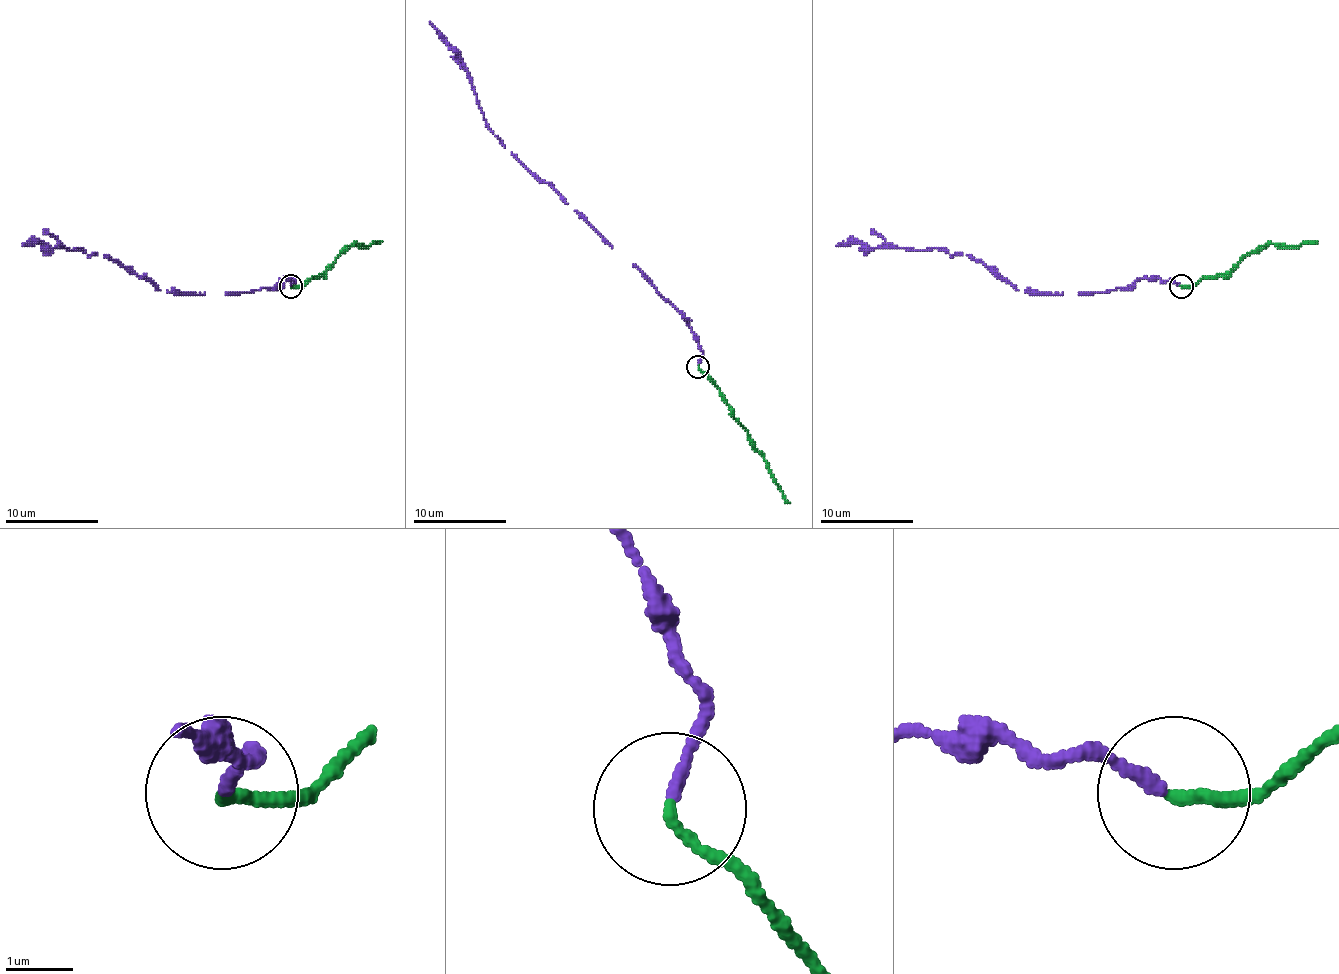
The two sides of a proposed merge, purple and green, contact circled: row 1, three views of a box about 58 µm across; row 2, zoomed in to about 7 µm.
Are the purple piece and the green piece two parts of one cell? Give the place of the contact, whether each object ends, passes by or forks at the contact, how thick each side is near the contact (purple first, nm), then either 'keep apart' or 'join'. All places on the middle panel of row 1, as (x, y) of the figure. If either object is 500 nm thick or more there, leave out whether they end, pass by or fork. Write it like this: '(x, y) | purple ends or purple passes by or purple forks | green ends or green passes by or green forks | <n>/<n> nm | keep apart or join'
(698, 366) | purple ends | green ends | 170/170 nm | join

